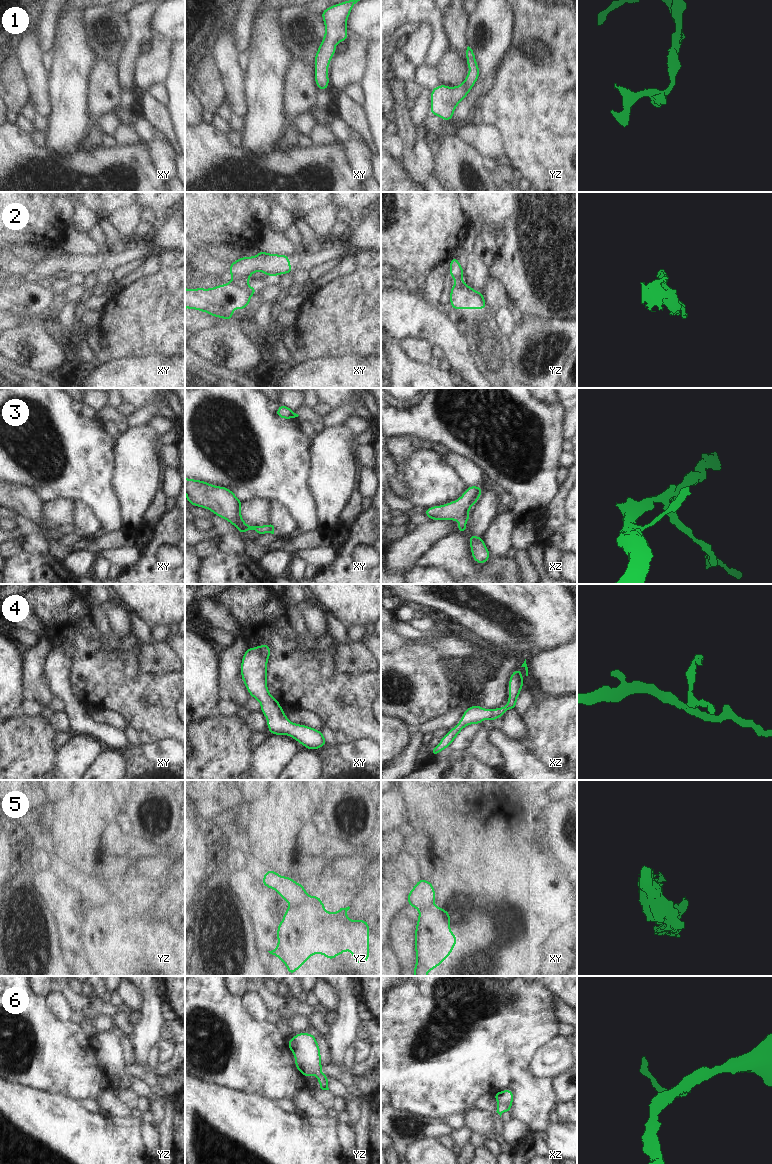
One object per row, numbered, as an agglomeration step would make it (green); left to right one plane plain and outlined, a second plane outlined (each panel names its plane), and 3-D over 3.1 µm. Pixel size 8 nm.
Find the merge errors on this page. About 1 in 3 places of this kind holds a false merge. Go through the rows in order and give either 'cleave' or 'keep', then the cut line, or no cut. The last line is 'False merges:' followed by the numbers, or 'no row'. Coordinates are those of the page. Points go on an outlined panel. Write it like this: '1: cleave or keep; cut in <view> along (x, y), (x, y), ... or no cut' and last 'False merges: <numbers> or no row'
1: keep; no cut
2: cleave; cut in xy along (234, 278), (245, 283)
3: keep; no cut
4: keep; no cut
5: cleave; cut in yz along (309, 895), (305, 900), (291, 905)
6: keep; no cut
False merges: 2, 5

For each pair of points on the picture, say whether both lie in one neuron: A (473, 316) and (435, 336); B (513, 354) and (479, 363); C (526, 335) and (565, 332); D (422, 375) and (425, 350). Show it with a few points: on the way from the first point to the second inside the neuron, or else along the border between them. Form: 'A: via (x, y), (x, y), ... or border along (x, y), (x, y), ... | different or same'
A: border along (449, 315), (464, 335), (466, 346) | different
B: border along (508, 337), (508, 349), (505, 352), (506, 360) | different
C: via (536, 335), (555, 334) | same
D: border along (403, 352), (409, 358), (419, 363), (428, 364) | different

